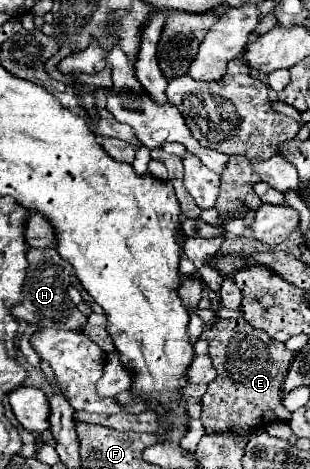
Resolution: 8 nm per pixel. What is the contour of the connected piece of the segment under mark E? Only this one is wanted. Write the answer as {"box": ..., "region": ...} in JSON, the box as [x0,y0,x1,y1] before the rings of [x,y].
{"box":[197,309,293,435],"region":[[[199,309],[197,315],[205,323],[201,337],[209,343],[209,357],[217,371],[217,377],[207,385],[207,393],[201,399],[203,403],[201,423],[205,427],[205,433],[207,435],[211,433],[249,433],[273,421],[289,421],[291,413],[283,405],[281,383],[285,379],[285,371],[289,369],[289,363],[293,361],[293,353],[287,351],[283,343],[273,341],[265,331],[251,327],[243,317],[217,319],[211,309]]]}

